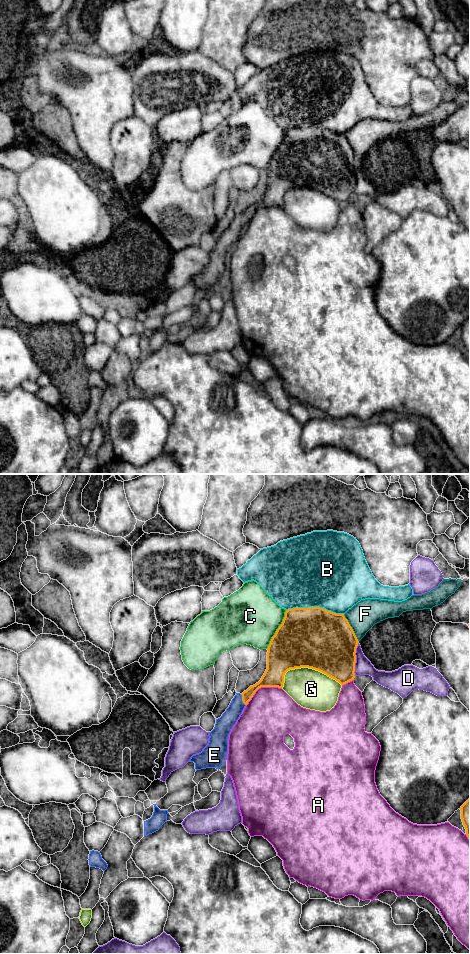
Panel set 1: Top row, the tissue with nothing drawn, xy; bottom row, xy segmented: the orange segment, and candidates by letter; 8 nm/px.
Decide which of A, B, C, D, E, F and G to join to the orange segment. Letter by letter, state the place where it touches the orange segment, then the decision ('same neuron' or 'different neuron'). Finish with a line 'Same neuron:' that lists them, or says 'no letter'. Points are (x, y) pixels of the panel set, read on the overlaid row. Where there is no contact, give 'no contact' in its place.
A: xy (261, 686) | different neuron
B: xy (315, 607) | different neuron
C: xy (277, 629) | different neuron
D: xy (355, 659) | different neuron
E: xy (242, 700) | same neuron
F: xy (351, 628) | different neuron
G: xy (306, 666) | different neuron
Same neuron: E

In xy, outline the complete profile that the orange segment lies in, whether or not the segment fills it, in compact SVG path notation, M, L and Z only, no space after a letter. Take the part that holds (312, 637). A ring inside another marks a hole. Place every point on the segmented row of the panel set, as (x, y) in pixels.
M308 607L308 608L293 608L288 609L285 612L285 617L282 624L277 629L275 635L272 637L270 644L267 648L267 669L262 676L261 680L253 686L250 686L242 694L236 693L232 699L229 707L222 714L222 716L216 719L214 729L209 732L209 743L199 754L193 755L189 762L195 763L195 769L201 770L206 768L220 769L227 760L228 754L228 739L231 729L236 724L240 715L242 714L245 706L251 700L255 692L261 687L278 687L282 688L284 683L284 675L290 669L308 667L318 670L327 676L335 679L341 685L344 685L355 678L355 663L356 663L356 648L358 646L358 639L350 626L348 620L344 614L336 614L331 611L320 607Z

